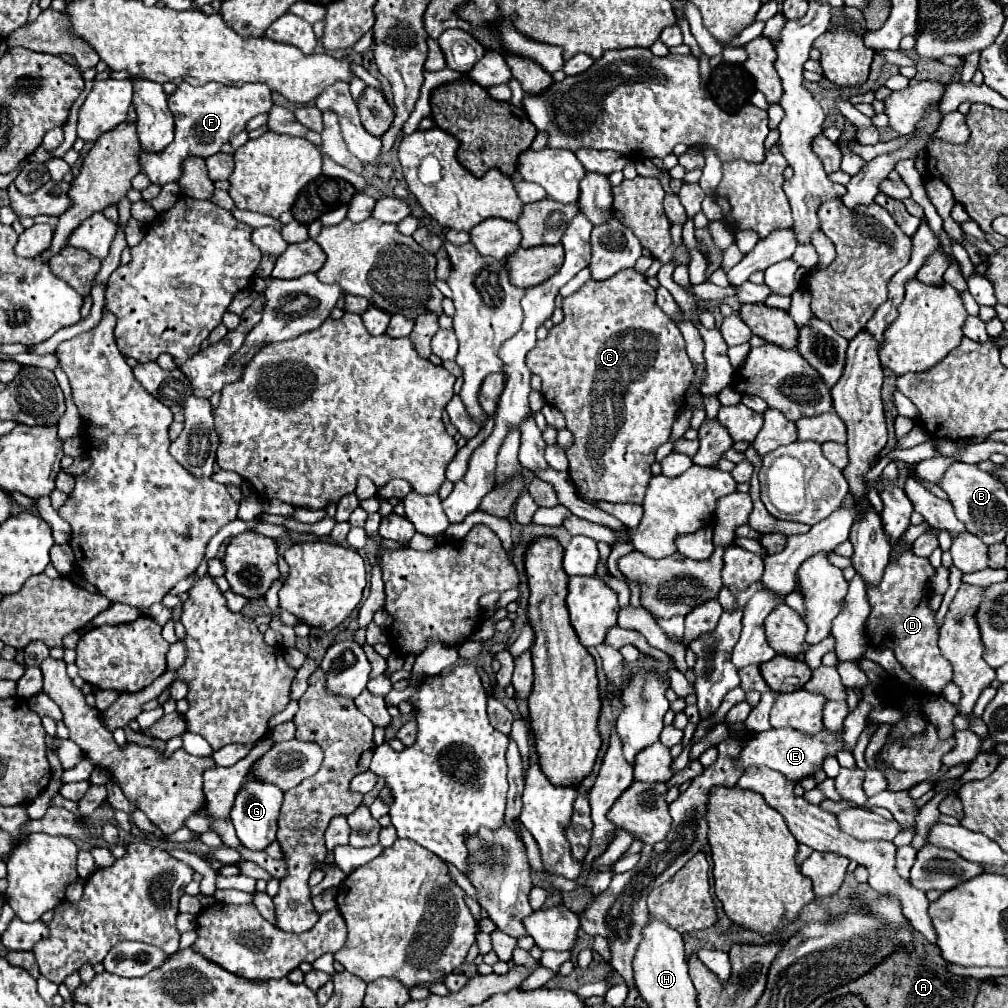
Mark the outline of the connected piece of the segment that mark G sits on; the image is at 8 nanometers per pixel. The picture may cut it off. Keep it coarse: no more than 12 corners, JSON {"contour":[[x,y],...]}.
{"contour":[[249,782],[231,808],[249,850],[275,842],[283,792]]}

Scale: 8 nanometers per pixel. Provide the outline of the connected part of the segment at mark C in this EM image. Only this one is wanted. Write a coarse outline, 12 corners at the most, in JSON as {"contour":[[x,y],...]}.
{"contour":[[629,268],[527,354],[589,504],[643,504],[693,364]]}

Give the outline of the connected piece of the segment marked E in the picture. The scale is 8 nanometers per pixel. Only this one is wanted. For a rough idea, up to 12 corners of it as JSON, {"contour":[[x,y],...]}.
{"contour":[[771,728],[741,738],[739,764],[767,766],[791,782],[815,776],[845,748],[823,728],[805,736]]}

